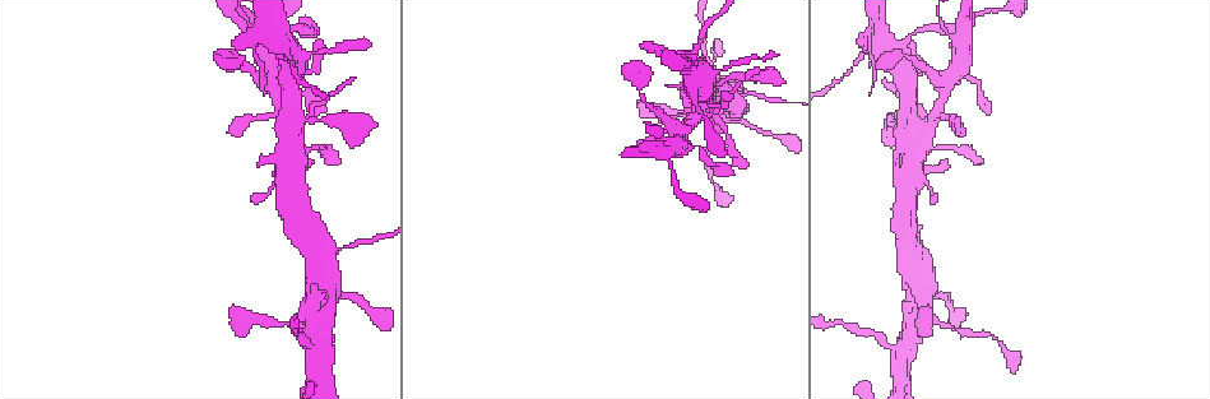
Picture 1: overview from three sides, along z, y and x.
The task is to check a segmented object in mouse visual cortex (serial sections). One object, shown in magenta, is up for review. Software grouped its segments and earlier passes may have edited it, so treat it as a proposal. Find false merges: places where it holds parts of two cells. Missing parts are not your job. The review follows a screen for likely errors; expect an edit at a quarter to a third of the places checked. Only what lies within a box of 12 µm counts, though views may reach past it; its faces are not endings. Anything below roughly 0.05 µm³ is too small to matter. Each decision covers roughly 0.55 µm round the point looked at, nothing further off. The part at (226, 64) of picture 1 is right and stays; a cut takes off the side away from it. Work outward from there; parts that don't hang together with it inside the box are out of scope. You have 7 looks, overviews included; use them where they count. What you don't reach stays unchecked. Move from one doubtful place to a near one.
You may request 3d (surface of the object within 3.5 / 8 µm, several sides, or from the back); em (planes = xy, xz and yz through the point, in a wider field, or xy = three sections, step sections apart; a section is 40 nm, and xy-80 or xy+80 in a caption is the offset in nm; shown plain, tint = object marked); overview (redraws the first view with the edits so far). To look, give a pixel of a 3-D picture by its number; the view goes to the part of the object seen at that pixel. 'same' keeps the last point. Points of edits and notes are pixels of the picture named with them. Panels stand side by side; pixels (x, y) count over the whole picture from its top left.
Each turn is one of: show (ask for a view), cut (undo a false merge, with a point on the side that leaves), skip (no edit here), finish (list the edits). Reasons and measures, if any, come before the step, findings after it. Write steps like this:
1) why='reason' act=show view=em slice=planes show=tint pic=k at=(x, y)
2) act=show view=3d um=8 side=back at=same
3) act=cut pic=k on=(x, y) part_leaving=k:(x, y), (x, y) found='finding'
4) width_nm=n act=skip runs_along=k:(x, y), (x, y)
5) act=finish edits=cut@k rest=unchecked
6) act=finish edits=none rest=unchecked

why='thin arm on a thick one' act=show view=3d um=3.5 pic=1 at=(925, 135)

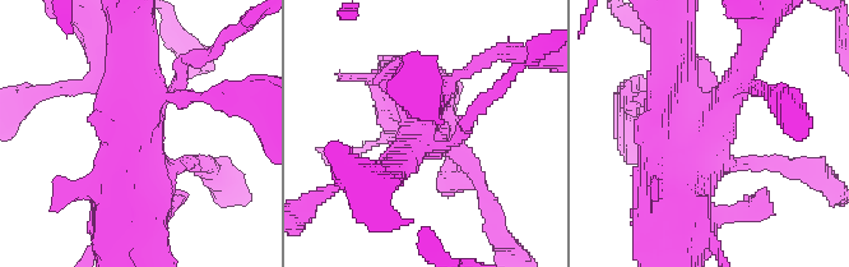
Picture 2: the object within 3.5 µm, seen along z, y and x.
act=show view=em slice=xy step=3 show=tint pic=2 at=(708, 131)

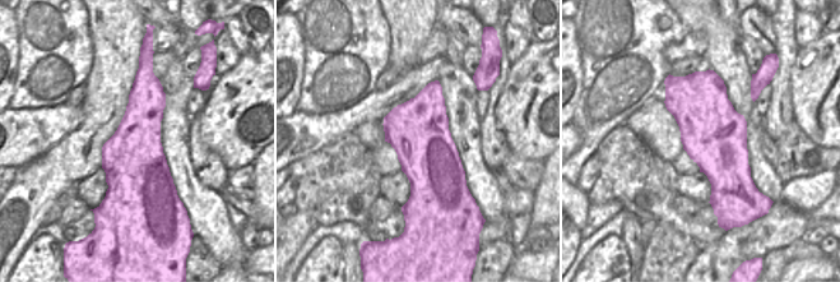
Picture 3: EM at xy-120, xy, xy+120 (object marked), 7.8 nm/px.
act=skip runs_along=2:(746, 64), (681, 157), (673, 205) found='one cell here'

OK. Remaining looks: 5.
why='thick turns thin' act=show view=3d um=3.5 pic=1 at=(328, 252)

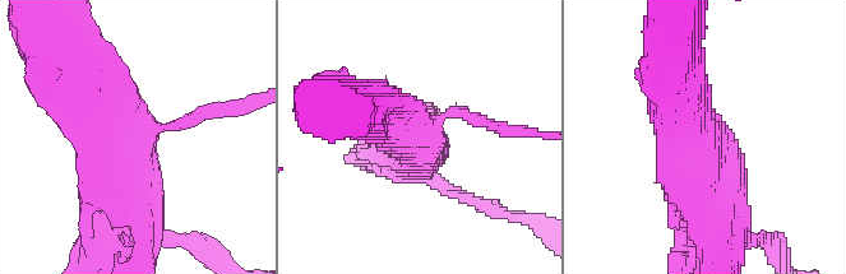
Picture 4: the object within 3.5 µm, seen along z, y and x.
why='shape alone is not enough' act=show view=em slice=planes show=tint pic=4 at=(137, 133)

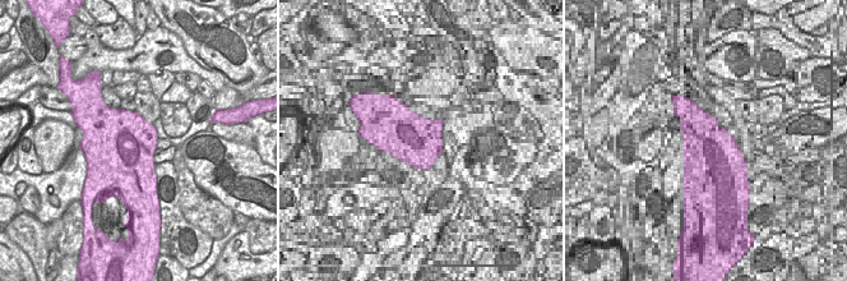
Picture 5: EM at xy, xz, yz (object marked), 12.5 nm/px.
act=skip runs_along=4:(675, 79), (727, 224) found='all the same cell'

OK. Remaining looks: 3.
why='sudden change in width' act=show view=3d um=3.5 pic=1 at=(289, 52)

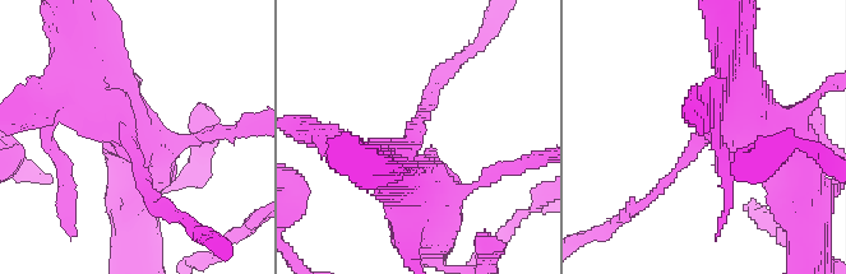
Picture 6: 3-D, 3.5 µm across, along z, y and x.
arm_widths_nm=150,600 why='shape alone is not enough' act=show view=em slice=xy step=1 show=tint pic=6 at=(411, 137)

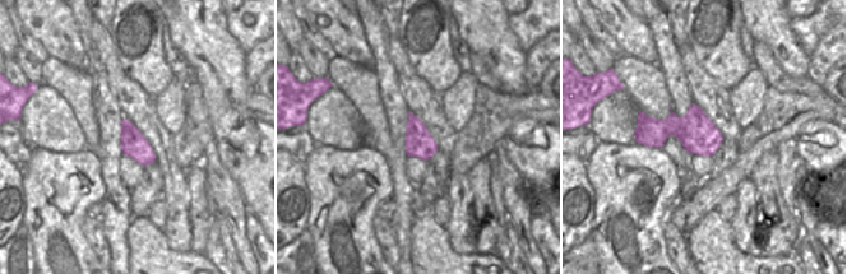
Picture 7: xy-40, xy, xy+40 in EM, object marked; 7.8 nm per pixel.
act=cut pic=6 on=(430, 97) part_leaving=6:(421, 120), (433, 80), (472, 51) found='a second cell is stuck on'

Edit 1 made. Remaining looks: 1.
act=finish edits=cut@6 rest=unchecked

